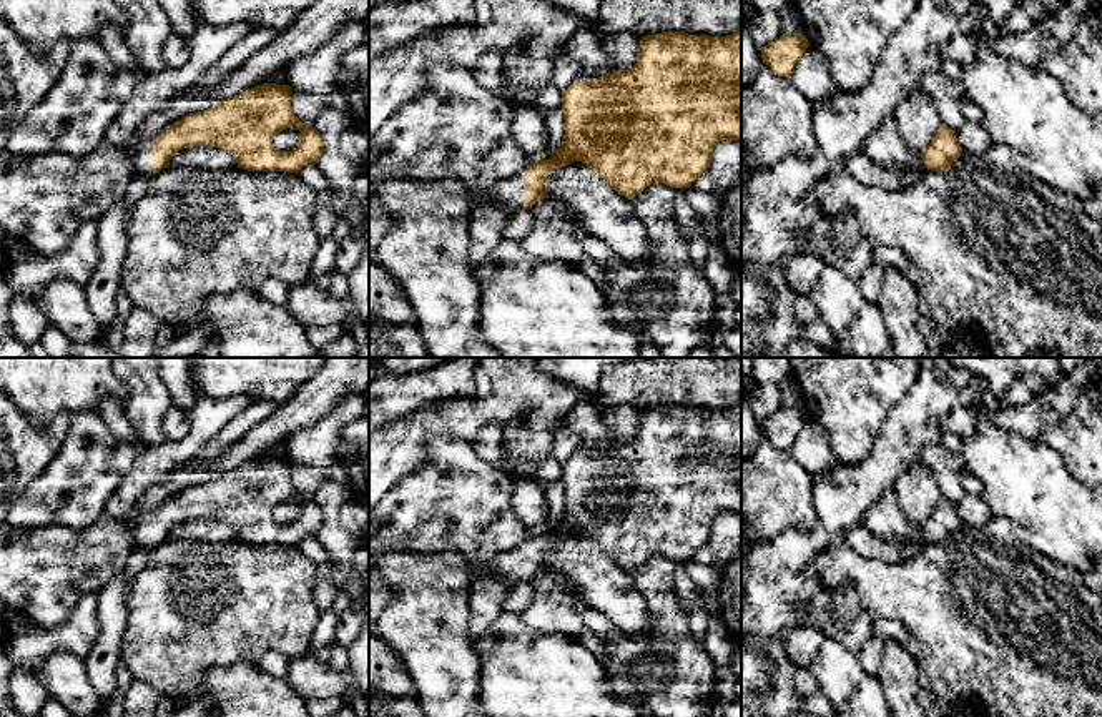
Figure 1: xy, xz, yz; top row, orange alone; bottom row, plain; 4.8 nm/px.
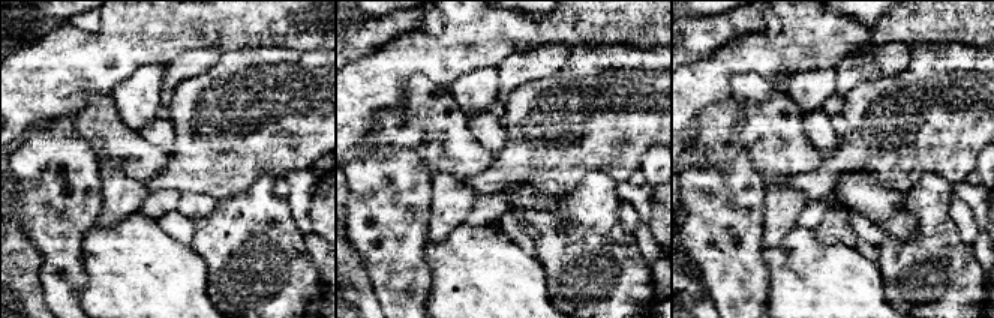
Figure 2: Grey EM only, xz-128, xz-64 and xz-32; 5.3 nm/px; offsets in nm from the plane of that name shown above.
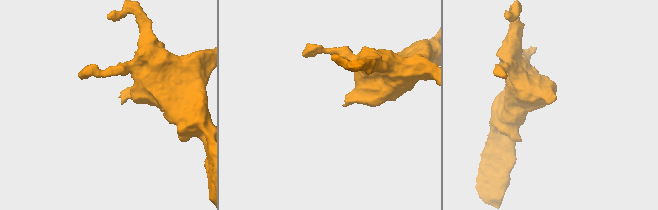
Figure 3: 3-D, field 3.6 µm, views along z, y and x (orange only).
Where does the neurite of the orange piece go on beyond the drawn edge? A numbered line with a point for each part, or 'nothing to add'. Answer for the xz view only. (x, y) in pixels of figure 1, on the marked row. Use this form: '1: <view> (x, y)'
1: xz (511, 192)

